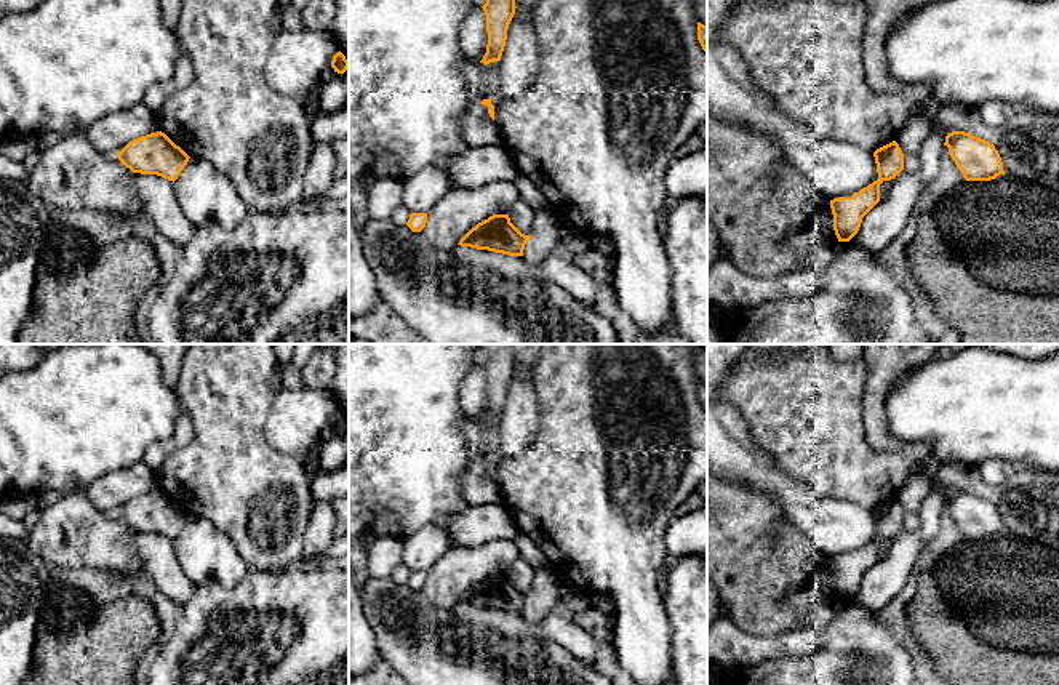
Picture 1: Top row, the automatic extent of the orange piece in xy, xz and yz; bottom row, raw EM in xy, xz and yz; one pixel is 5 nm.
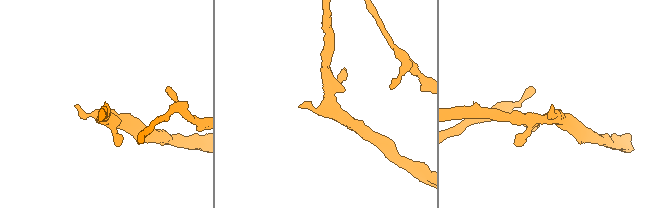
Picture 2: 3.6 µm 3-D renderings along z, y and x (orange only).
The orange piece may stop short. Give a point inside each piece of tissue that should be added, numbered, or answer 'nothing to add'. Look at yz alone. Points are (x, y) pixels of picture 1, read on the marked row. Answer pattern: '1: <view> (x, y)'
nothing to add

